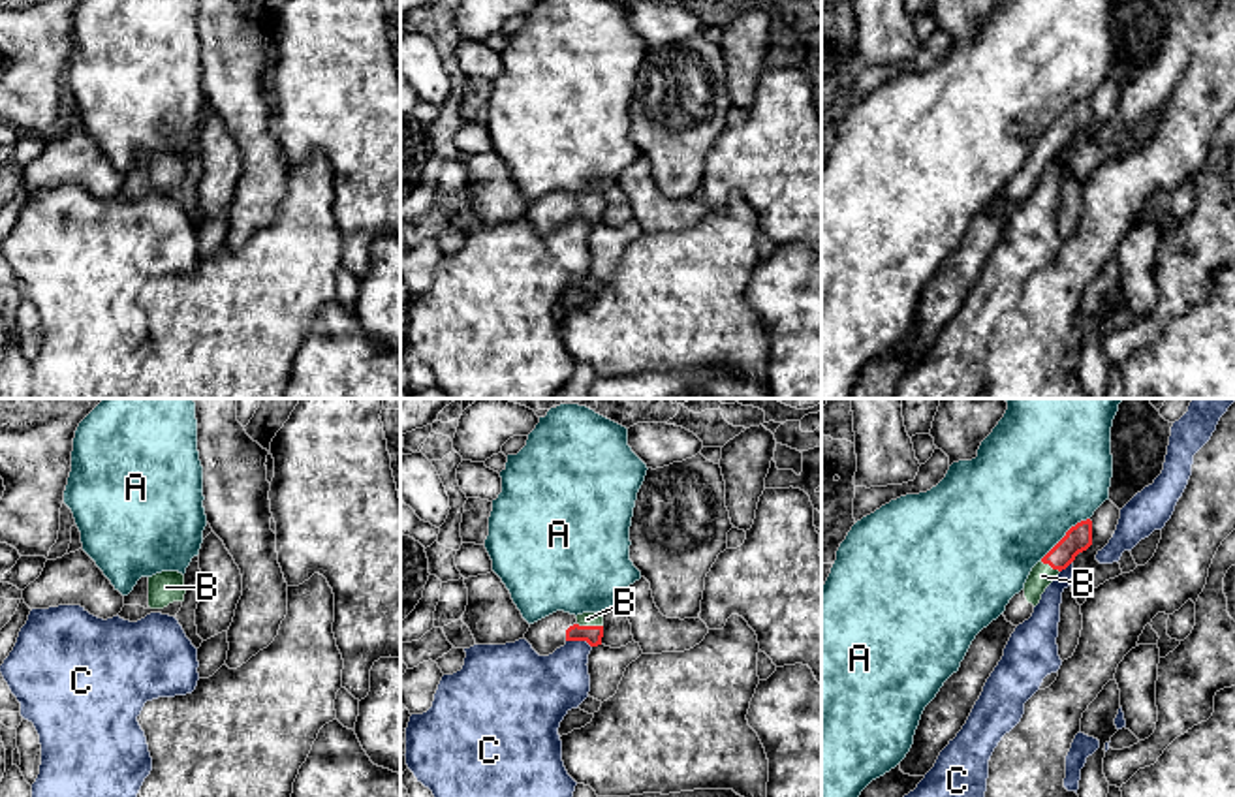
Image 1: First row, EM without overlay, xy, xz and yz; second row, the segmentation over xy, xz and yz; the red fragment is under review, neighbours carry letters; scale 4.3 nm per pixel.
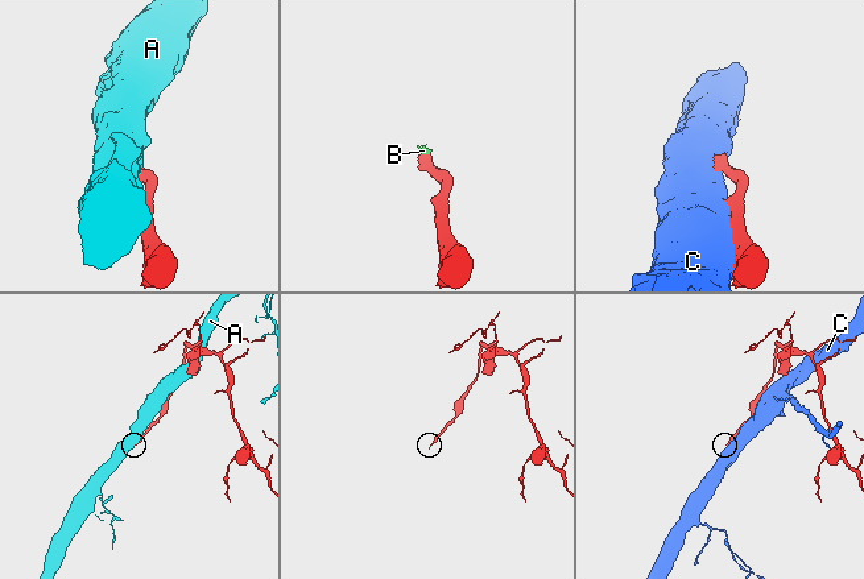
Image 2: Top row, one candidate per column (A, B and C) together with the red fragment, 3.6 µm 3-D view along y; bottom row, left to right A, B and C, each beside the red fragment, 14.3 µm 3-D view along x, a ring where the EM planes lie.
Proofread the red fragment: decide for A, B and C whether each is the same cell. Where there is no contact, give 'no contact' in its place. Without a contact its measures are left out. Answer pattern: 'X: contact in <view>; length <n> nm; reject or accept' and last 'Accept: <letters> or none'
A: contact in yz; length 280 nm; reject
B: contact in xz; length 110 nm; accept
C: contact in xz; length 120 nm; reject
Accept: B

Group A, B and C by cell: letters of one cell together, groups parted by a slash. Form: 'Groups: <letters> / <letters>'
Groups: A / B / C

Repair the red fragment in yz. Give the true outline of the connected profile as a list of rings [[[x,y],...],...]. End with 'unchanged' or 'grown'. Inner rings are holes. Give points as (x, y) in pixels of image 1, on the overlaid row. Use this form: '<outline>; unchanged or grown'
[[[1081,521],[1032,568],[1024,588],[1006,605],[1004,617],[1013,626],[1023,624],[1034,613],[1041,594],[1053,579],[1066,570],[1079,553],[1092,545],[1092,521]]]; grown

